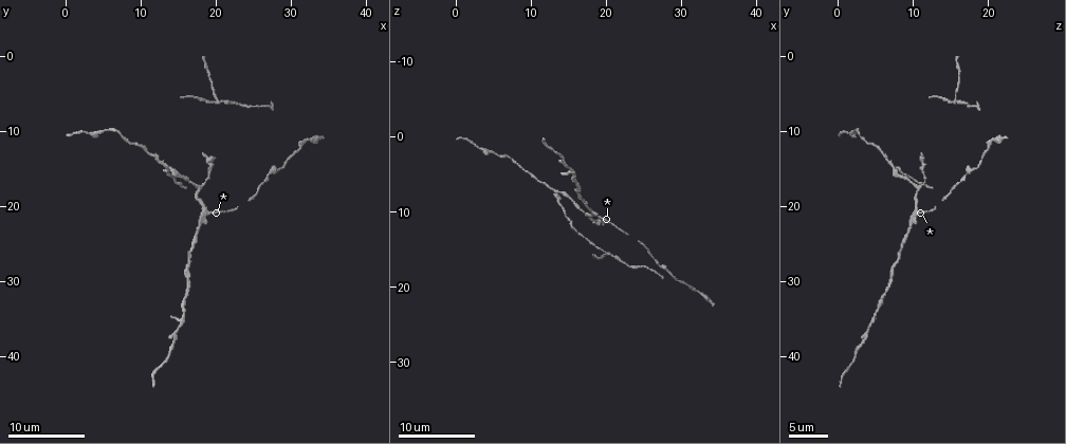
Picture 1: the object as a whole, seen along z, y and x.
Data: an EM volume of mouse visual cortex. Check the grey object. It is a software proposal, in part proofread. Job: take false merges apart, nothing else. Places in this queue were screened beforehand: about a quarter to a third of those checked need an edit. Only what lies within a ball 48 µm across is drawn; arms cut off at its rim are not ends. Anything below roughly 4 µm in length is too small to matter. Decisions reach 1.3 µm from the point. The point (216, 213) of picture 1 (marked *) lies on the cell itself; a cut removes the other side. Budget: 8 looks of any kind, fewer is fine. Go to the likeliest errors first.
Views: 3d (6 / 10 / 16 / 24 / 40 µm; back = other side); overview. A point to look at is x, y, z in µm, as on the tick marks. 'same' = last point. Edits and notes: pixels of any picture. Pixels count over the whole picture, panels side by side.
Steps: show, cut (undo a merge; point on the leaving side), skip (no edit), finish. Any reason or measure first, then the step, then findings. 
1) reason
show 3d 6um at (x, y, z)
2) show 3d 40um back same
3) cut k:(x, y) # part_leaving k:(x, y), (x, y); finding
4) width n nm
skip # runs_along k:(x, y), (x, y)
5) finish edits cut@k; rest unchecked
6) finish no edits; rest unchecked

side arm on a straight run
show 3d 16um at (20.0, 5.5, 15.5)

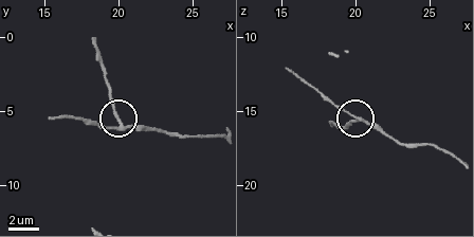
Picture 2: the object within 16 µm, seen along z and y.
cut 2:(141, 127) # part_leaving 2:(121, 126), (218, 137); a second cell is stuck on

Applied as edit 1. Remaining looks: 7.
thin arm on a thick one
show 3d 16um at (13.5, 15.0, 7.5)

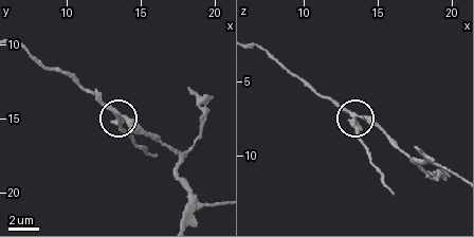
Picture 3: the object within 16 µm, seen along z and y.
arms 3
cut 3:(359, 133) # a second cell is stuck on

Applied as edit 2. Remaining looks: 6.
show overview

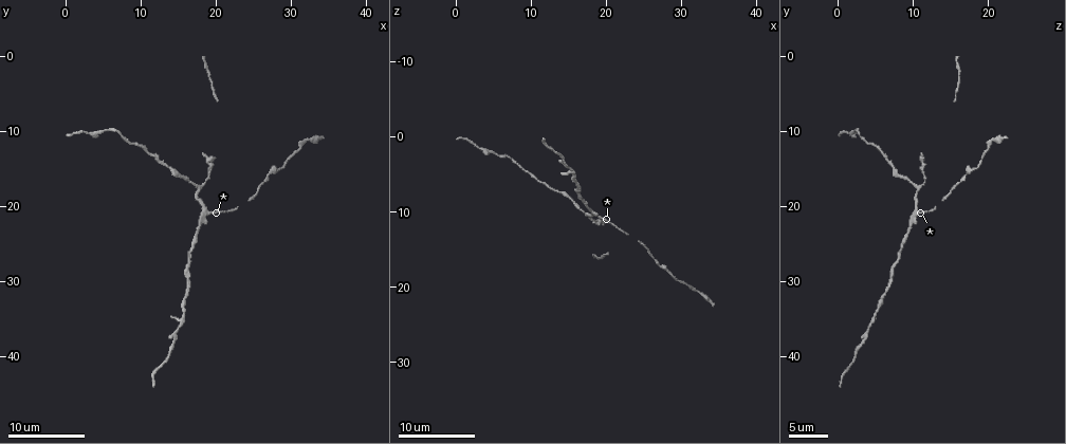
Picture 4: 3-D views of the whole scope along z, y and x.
side arm on a straight run
show 3d 10um at (18.5, 21.0, 10.5)

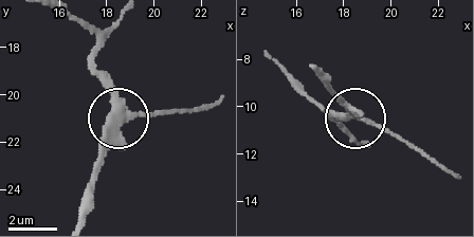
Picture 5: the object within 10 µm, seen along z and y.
show 3d 10um back same

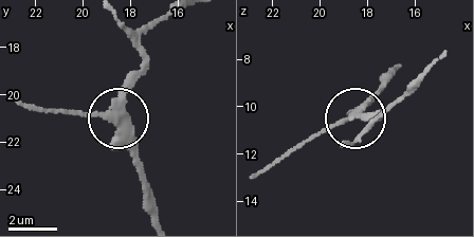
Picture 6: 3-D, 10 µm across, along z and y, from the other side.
skip # runs_along 6:(83, 114), (114, 119), (119, 91), (145, 50); one cell here

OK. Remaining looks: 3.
thin neck
show 3d 10um at (15.0, 36.0, 4.0)

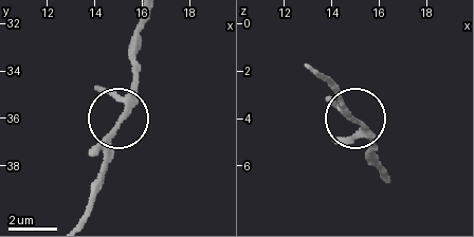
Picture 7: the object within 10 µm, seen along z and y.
show 3d 10um back at (15.1, 36.2, 4.1)

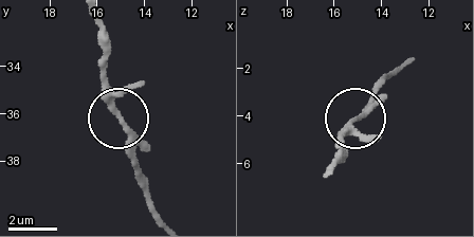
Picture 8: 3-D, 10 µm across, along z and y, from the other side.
width 200 nm
skip # runs_along 8:(96, 21), (103, 34), (103, 88), (139, 177); all the same cell

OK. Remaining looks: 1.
finish edits cut@2, cut@3; rest unchecked

